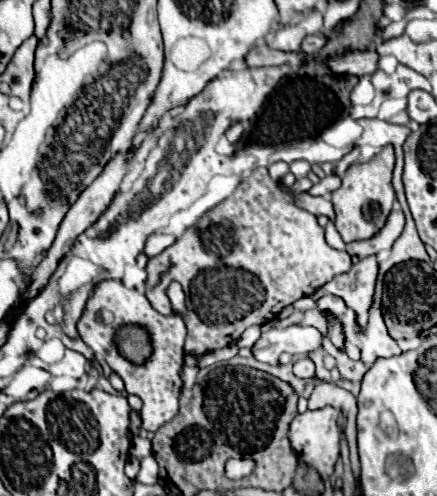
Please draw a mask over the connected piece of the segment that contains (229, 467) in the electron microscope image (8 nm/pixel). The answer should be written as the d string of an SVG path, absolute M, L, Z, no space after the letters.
M228 459L226 463L226 477L228 479L242 479L254 471L252 459Z

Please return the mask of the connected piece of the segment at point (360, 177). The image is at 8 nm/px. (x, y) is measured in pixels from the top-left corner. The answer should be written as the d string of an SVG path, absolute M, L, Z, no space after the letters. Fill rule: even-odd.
M386 145L370 161L350 165L342 175L342 185L336 191L332 191L336 229L346 243L370 239L384 227L386 217L392 211L392 203L396 199L392 189L392 169L394 169L394 149Z

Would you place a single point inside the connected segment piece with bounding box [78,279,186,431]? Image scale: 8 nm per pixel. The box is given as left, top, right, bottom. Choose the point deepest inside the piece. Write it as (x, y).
(157, 382)

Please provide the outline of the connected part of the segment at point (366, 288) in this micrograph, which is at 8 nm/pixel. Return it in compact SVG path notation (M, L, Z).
M372 255L372 257L360 259L356 265L350 267L350 271L328 281L322 289L324 293L342 297L346 305L356 311L358 323L364 327L368 321L368 309L372 305L376 275L378 275L378 263L376 263L376 257Z

